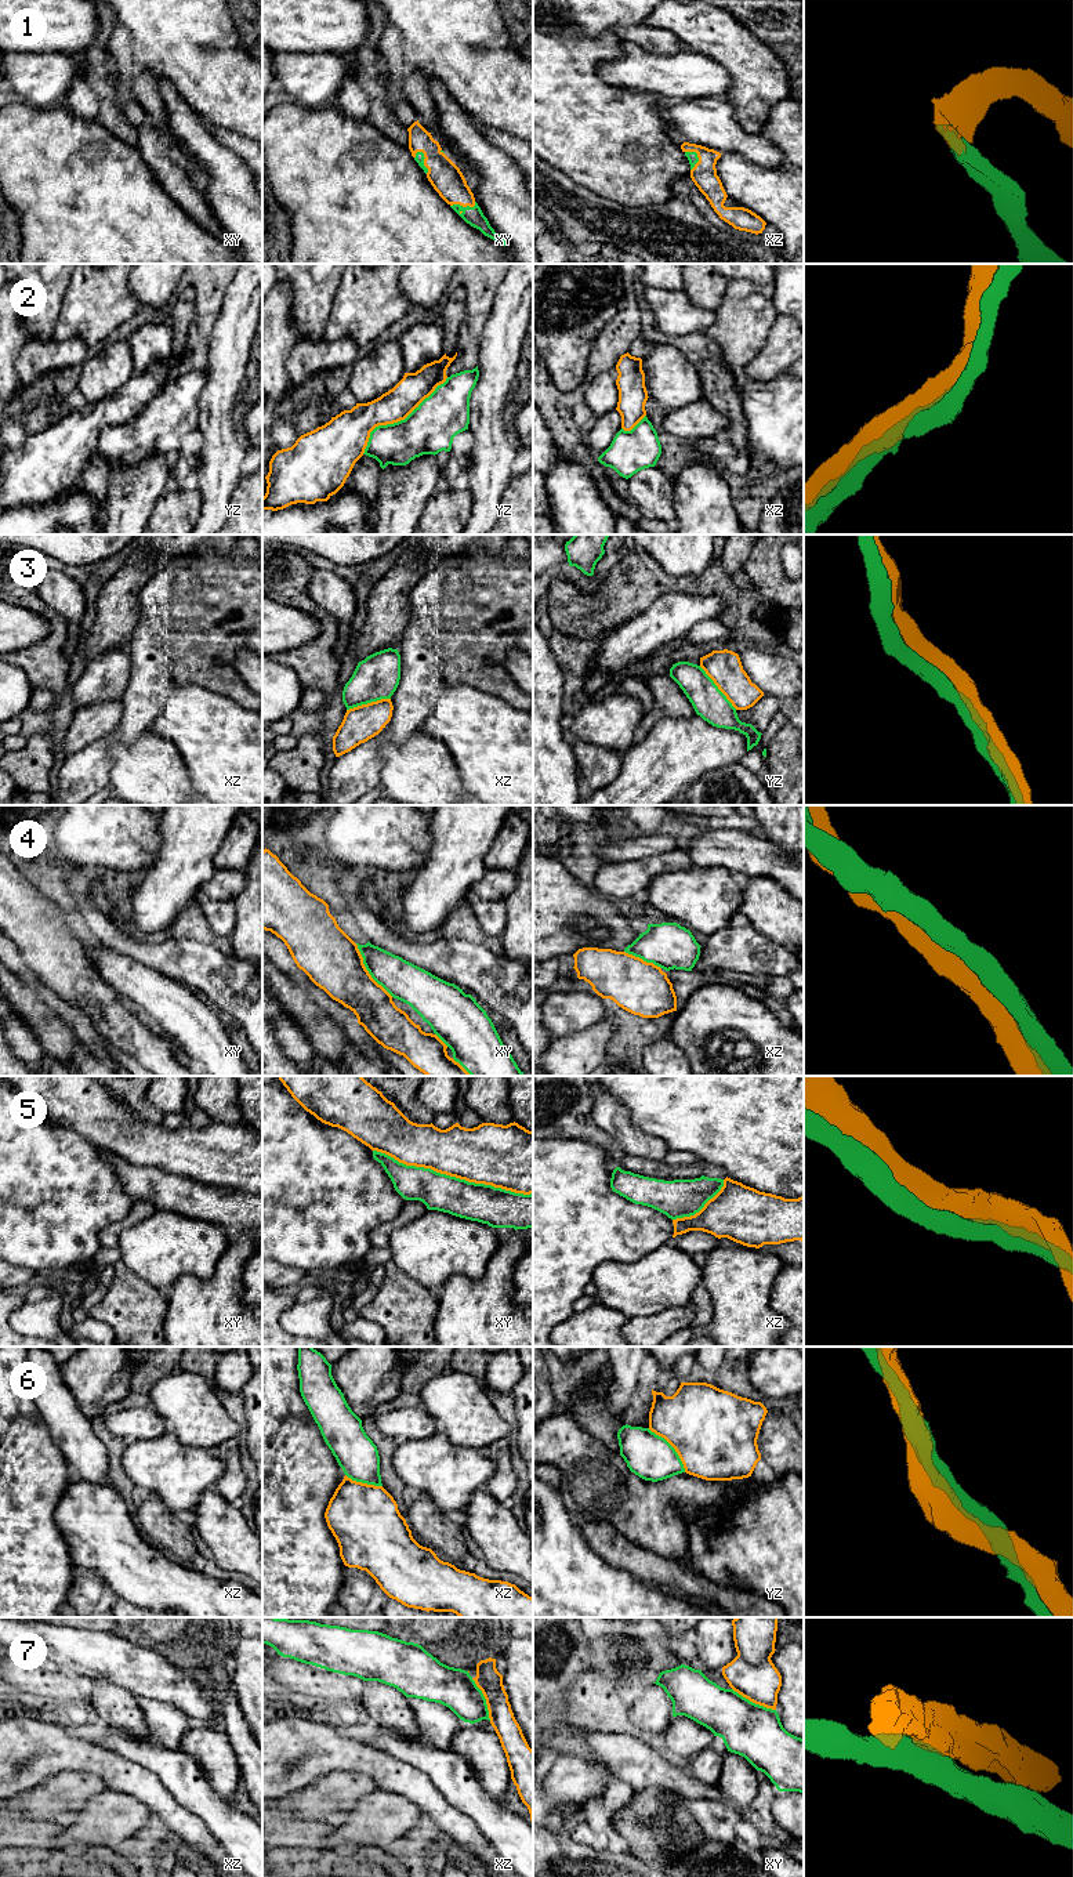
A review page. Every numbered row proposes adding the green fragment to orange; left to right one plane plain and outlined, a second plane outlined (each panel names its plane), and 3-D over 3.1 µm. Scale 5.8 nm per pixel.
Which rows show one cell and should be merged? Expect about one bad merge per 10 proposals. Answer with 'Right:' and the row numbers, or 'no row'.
Right: 1, 2, 3, 4, 5, 6

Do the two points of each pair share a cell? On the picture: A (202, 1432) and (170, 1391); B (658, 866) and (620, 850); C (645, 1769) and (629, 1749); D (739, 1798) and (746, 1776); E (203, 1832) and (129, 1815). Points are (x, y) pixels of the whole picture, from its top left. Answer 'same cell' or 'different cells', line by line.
A: same cell
B: different cells
C: same cell
D: same cell
E: different cells

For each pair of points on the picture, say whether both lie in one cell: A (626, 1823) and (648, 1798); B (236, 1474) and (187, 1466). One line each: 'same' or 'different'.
A: same
B: different

